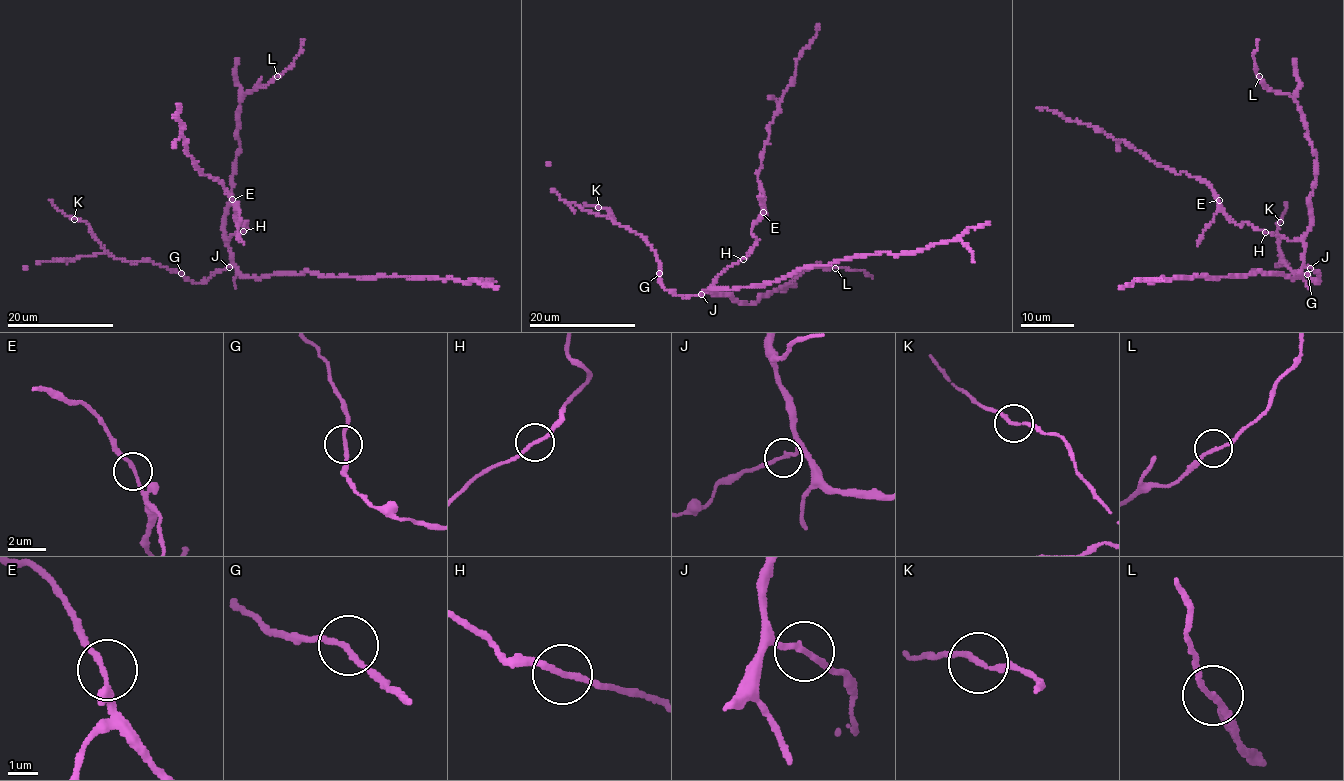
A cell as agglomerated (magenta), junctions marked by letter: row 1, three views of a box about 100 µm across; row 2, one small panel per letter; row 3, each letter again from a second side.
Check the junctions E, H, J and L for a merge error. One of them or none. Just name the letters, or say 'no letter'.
no letter

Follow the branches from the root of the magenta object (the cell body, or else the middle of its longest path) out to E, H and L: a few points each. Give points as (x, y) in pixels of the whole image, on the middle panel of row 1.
E: (710, 289), (721, 273), (750, 251), (757, 239), (752, 229), (763, 212)
H: (710, 289), (721, 273), (743, 259)
L: (710, 289), (713, 287), (711, 291), (717, 295), (731, 295), (738, 302), (752, 304), (810, 268), (835, 268)

